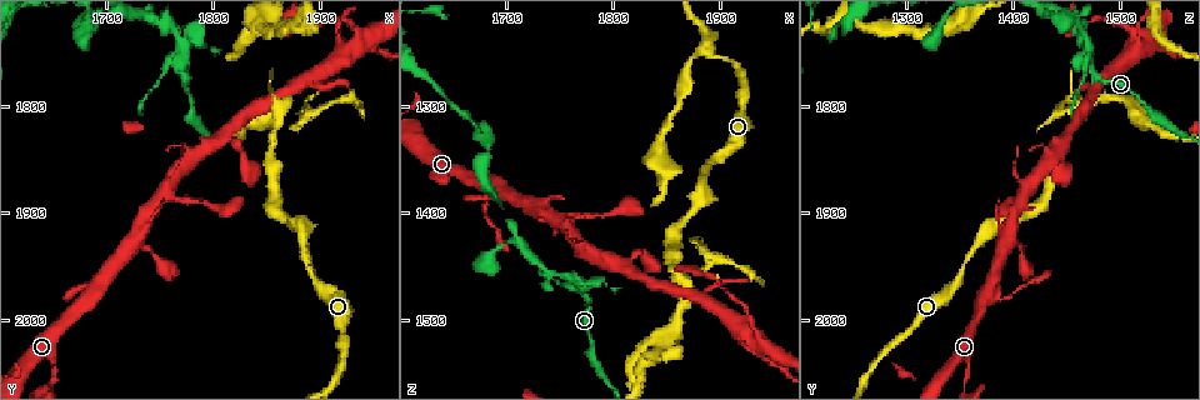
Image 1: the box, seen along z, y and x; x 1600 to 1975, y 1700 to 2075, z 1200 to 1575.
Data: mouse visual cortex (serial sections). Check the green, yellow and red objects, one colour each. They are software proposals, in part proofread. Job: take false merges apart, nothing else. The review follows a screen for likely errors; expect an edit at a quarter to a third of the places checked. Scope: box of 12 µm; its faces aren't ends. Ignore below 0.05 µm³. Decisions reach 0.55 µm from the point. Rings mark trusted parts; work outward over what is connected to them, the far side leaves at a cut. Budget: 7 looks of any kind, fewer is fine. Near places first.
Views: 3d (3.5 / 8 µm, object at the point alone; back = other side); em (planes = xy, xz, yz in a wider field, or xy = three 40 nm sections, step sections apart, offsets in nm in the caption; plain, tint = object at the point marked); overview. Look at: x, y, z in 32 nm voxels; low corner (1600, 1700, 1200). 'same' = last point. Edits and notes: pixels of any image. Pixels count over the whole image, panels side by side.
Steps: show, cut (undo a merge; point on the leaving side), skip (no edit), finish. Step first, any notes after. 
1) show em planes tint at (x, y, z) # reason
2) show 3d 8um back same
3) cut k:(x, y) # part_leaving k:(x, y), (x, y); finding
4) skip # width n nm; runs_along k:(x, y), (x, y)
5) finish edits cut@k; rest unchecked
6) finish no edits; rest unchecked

show 3d 3.5um at (1890, 1804, 1450) # thick turns thin

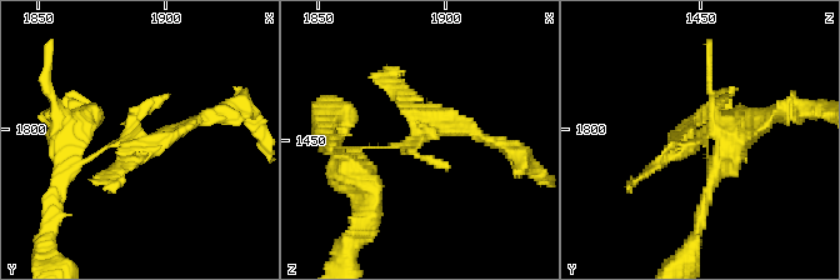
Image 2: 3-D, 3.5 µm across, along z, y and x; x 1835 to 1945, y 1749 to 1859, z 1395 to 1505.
show em xy step 2 tint at (1890, 1805, 1449)

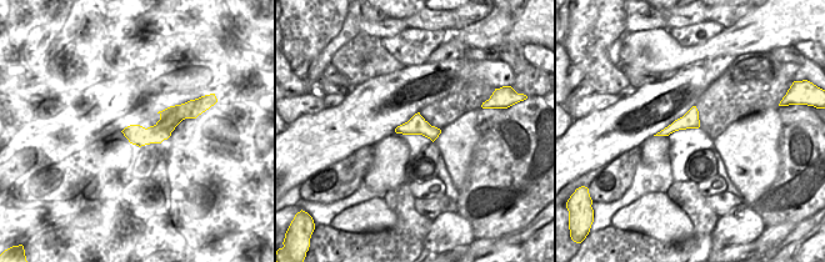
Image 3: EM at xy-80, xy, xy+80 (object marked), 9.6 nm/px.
skip # continuous, no second cell

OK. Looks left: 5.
show 3d 3.5um back at (1946, 1746, 1540)

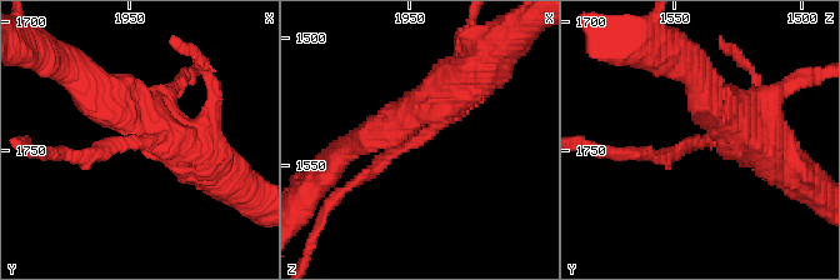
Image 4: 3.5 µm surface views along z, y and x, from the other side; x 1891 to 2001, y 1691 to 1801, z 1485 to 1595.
show em xy step 1 tint at (1945, 1748, 1539) # arm_widths 150, 600 nm; need the tissue

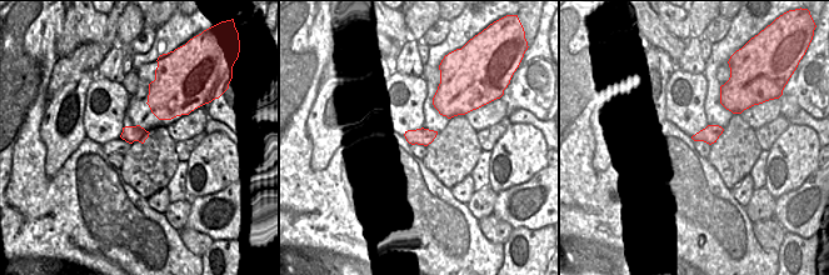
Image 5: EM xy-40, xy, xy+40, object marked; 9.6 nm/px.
cut 4:(104, 153) # part_leaving 4:(140, 143), (68, 150); two cells meet here

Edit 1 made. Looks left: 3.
show 3d 3.5um back at (1772, 1738, 1472) # branch point

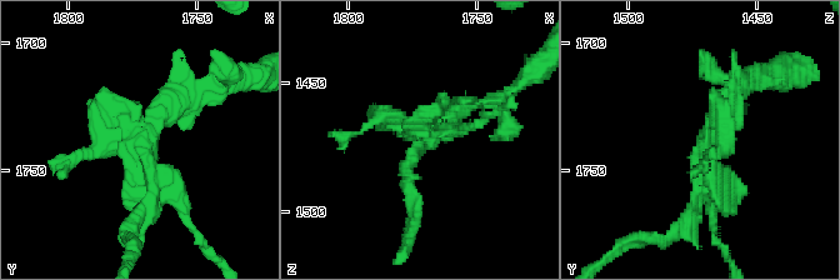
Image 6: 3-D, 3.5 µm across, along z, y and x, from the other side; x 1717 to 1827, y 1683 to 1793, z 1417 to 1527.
show em xy step 1 tint at (1771, 1737, 1471)

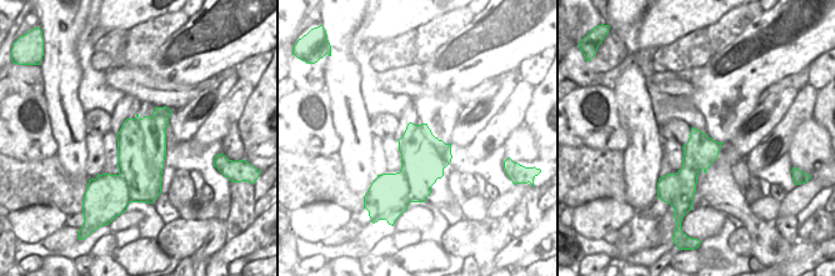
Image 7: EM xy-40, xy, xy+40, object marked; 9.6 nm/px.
cut 6:(735, 120) # part_leaving 6:(680, 229), (713, 129); a second cell is stuck on

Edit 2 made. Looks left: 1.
finish edits cut@4, cut@6; rest unchecked

